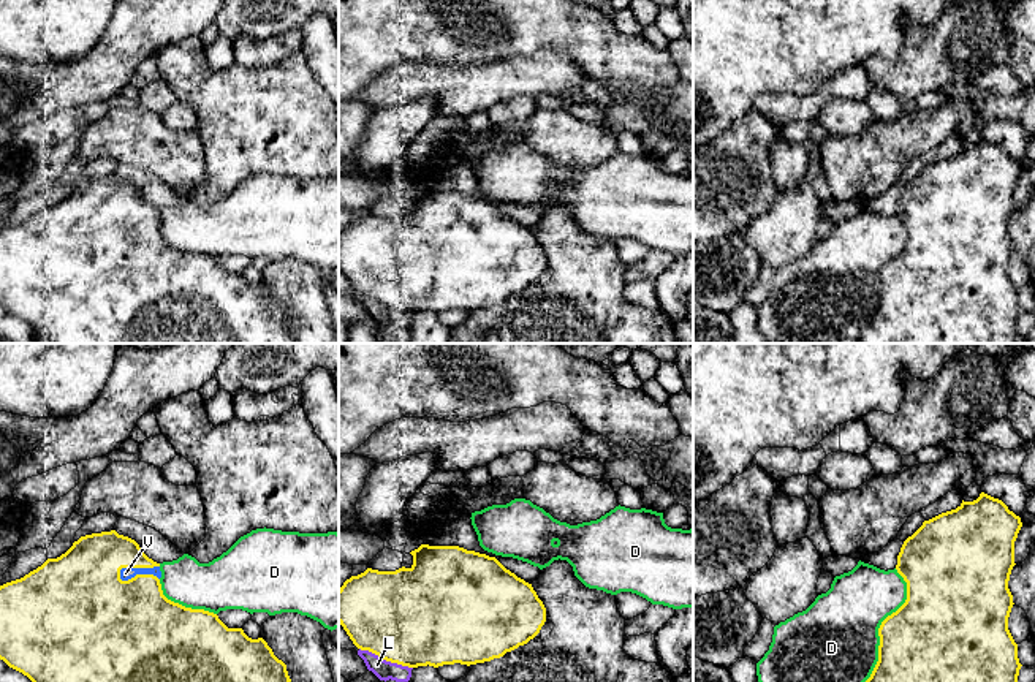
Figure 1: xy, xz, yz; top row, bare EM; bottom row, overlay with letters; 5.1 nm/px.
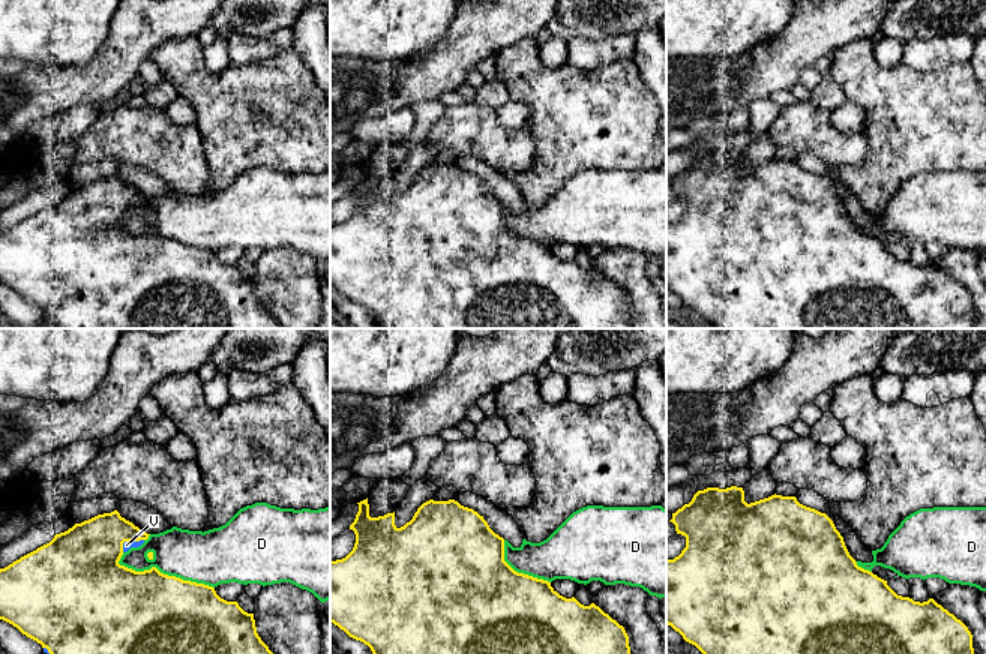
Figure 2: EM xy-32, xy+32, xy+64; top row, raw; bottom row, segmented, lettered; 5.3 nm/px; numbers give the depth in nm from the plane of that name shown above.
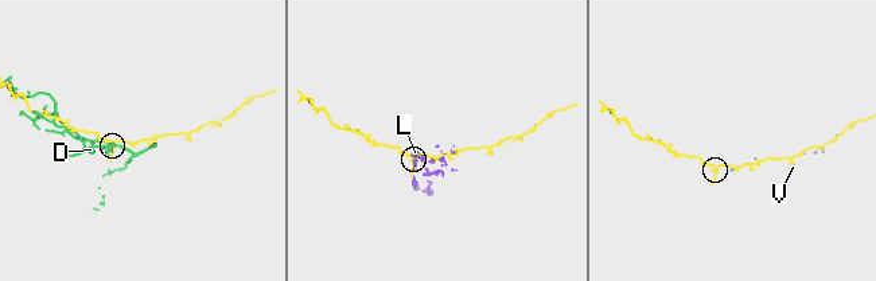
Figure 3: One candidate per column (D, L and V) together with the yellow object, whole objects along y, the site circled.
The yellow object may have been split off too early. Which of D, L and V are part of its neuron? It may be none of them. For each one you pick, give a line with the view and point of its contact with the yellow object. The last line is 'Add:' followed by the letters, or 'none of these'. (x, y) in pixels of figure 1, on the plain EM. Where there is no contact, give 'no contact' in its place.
V: meets yellow in xy at (136, 220)
Add: V

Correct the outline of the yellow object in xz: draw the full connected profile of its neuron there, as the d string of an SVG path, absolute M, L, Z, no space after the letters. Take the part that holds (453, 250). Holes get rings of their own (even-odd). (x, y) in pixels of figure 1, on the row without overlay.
M429 190L410 199L410 214L367 214L339 234L339 269L358 294L408 313L470 312L527 290L544 271L546 253L532 229L495 203L459 191Z

